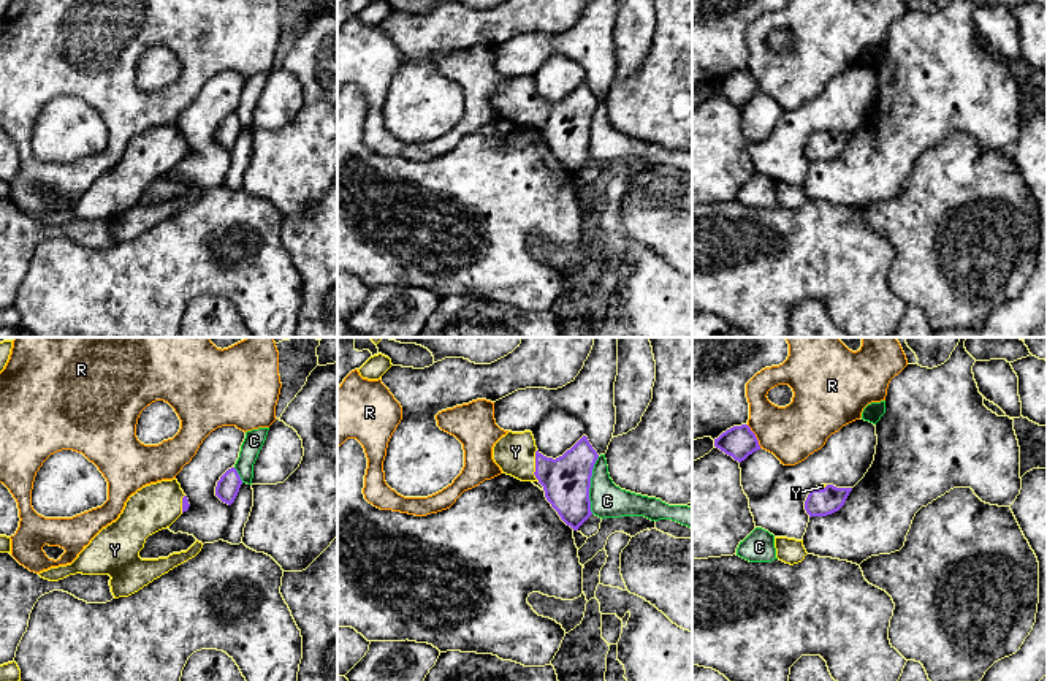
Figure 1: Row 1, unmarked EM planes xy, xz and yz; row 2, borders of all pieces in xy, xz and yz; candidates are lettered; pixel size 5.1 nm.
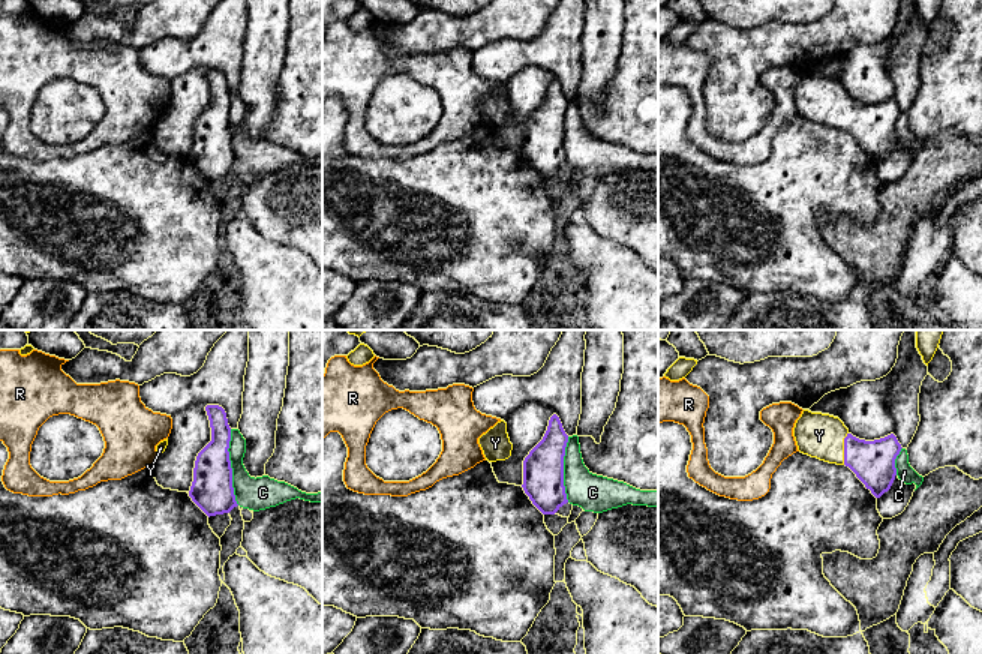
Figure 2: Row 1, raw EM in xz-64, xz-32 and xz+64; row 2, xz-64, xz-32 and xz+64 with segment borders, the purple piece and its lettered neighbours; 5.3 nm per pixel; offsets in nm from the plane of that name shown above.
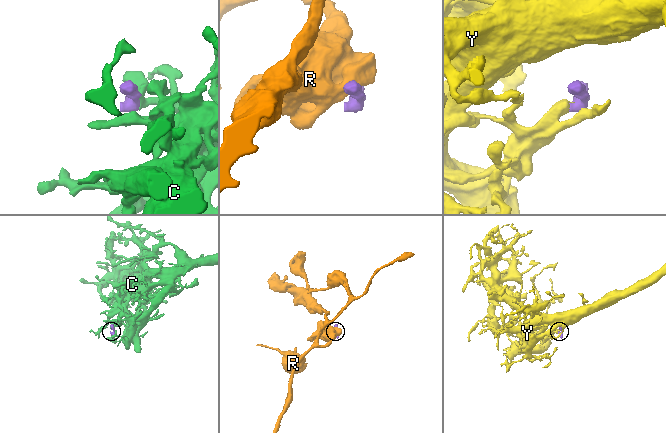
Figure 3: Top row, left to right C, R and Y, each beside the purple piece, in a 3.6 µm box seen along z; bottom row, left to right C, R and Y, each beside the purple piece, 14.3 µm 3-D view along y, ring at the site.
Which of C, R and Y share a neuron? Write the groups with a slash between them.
C / R / Y

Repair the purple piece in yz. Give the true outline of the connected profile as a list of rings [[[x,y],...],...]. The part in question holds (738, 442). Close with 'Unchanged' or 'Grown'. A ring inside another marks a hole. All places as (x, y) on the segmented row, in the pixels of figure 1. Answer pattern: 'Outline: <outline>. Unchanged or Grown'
Outline: [[[748,424],[733,426],[714,439],[714,447],[741,462],[760,450],[756,434]]]. Unchanged

